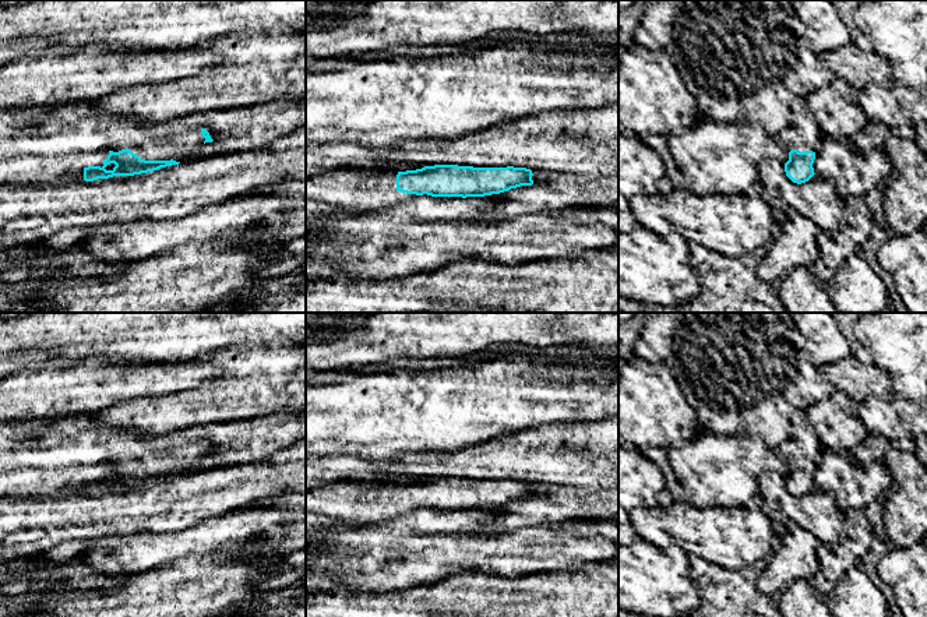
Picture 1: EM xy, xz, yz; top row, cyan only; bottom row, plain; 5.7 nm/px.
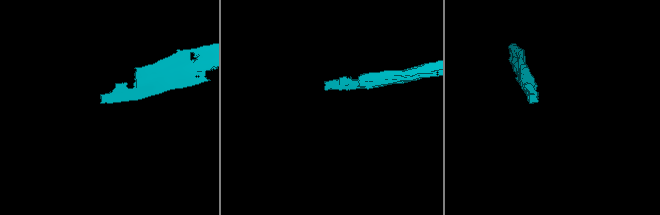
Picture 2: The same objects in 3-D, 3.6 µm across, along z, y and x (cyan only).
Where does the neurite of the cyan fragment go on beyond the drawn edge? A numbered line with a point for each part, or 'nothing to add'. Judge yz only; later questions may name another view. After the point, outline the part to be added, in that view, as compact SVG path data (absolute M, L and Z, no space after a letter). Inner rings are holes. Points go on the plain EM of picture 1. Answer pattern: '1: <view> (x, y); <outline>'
1: yz (803, 447); M794 408L789 415L789 422L793 433L787 443L779 445L778 455L789 465L797 462L799 465L813 463L818 466L824 448L807 417L807 412Z

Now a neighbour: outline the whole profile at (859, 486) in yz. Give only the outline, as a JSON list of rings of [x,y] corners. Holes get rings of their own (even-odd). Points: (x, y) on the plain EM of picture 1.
[[[822,449],[822,458],[813,476],[814,486],[832,491],[842,511],[866,510],[884,498],[891,487],[891,475],[884,462],[859,465],[852,455]]]

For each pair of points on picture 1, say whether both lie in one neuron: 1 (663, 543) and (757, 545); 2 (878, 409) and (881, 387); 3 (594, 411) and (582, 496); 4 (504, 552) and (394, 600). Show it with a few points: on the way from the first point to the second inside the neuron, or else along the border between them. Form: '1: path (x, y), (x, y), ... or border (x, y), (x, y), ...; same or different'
1: path (687, 533), (723, 533), (733, 538); same
2: border (895, 395), (891, 399), (866, 397), (857, 404); different
3: border (603, 419), (560, 425); different
4: border (480, 570), (453, 574), (429, 584), (416, 585); different

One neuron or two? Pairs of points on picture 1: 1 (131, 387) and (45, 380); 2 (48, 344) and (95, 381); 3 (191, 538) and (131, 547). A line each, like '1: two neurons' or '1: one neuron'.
1: one neuron
2: two neurons
3: one neuron

